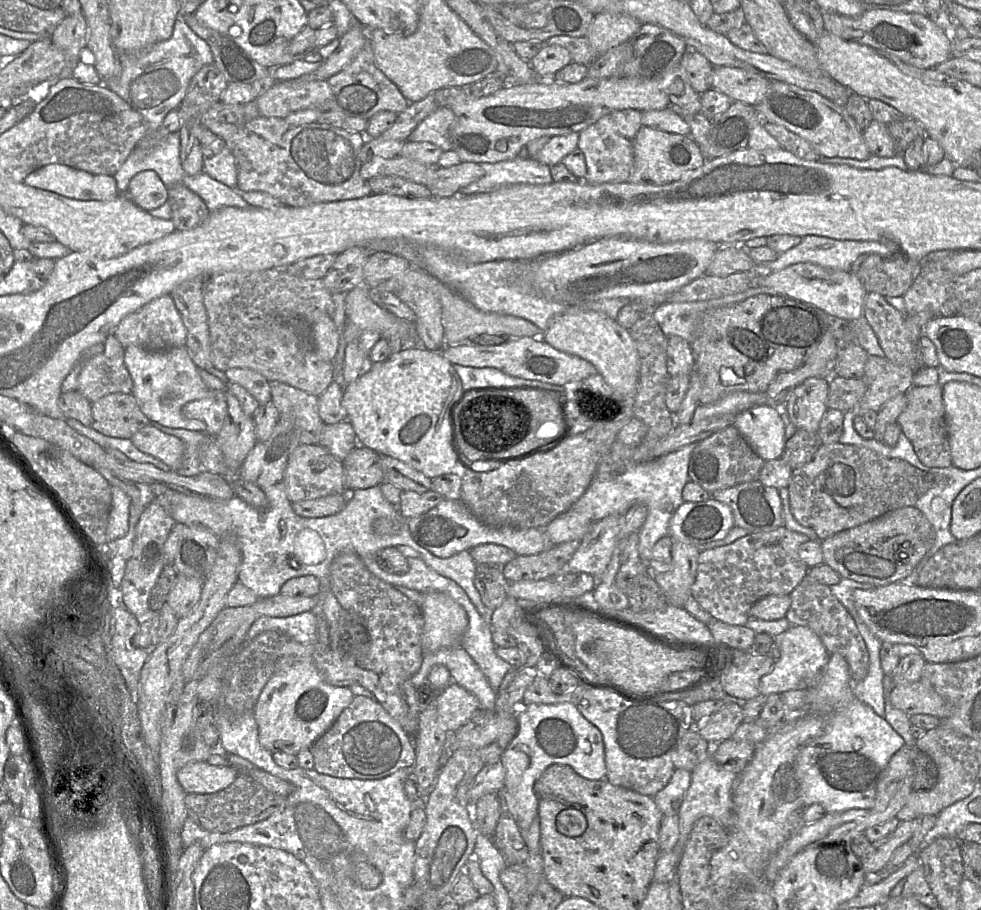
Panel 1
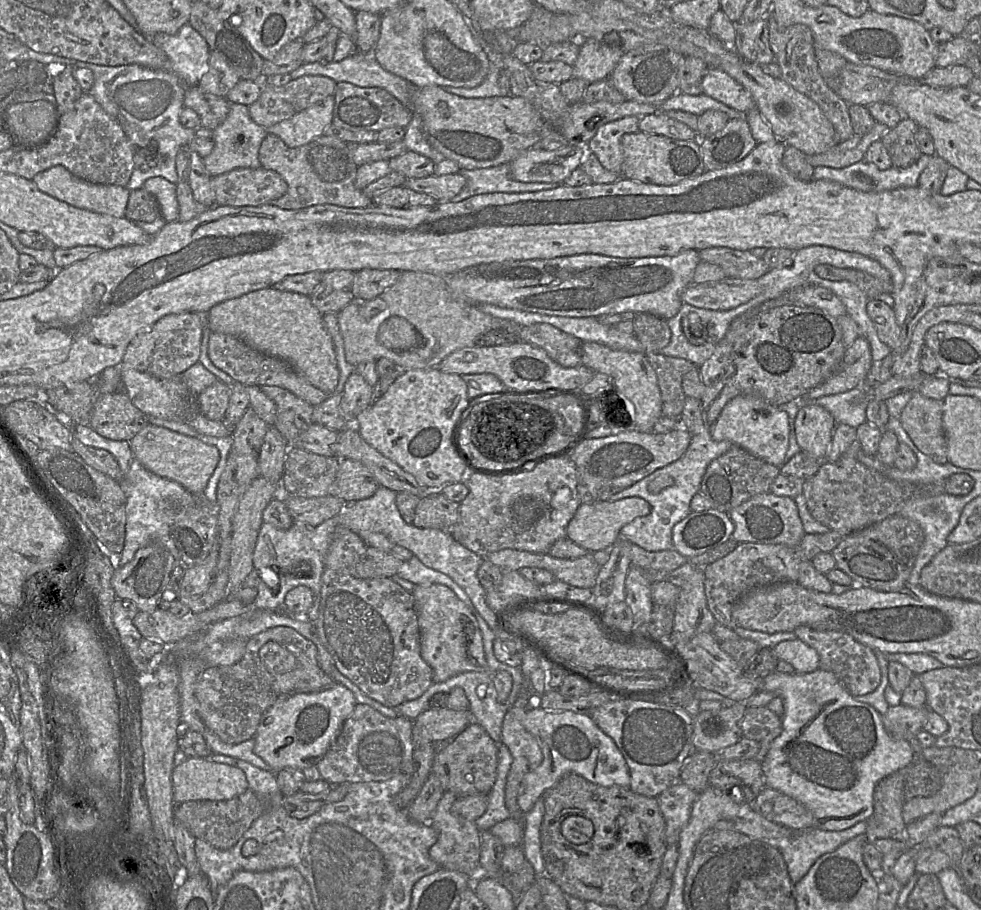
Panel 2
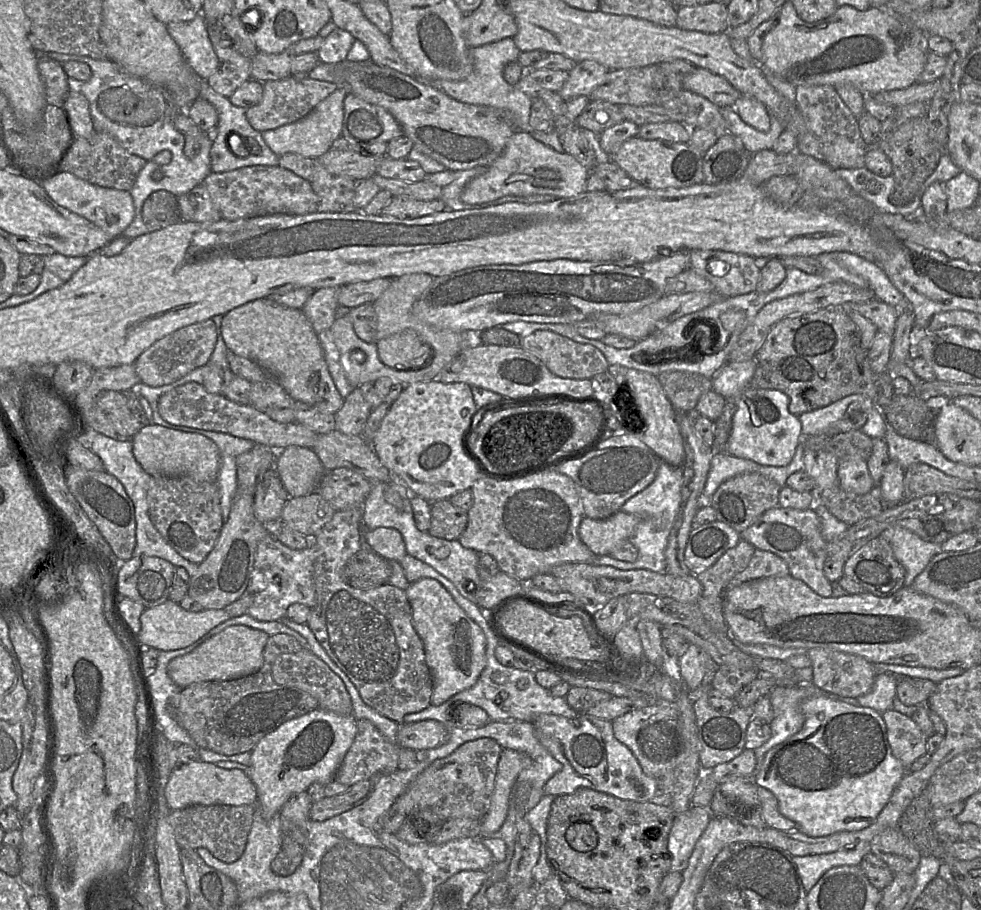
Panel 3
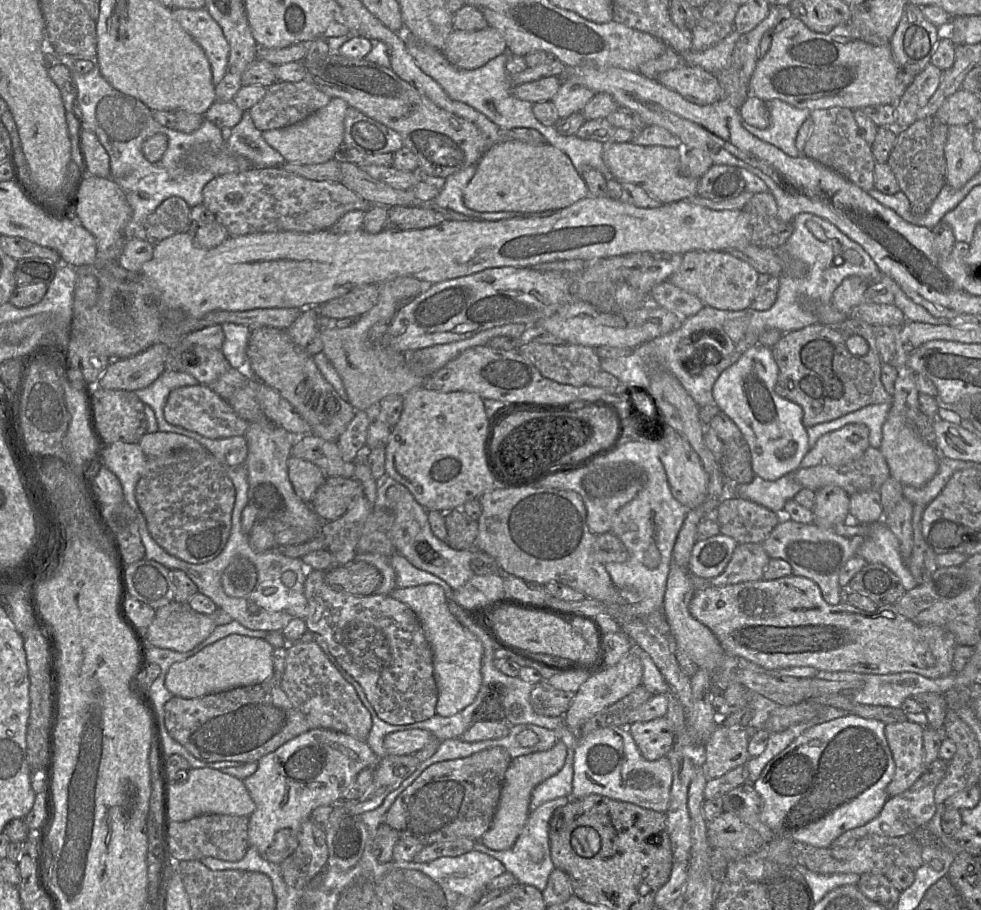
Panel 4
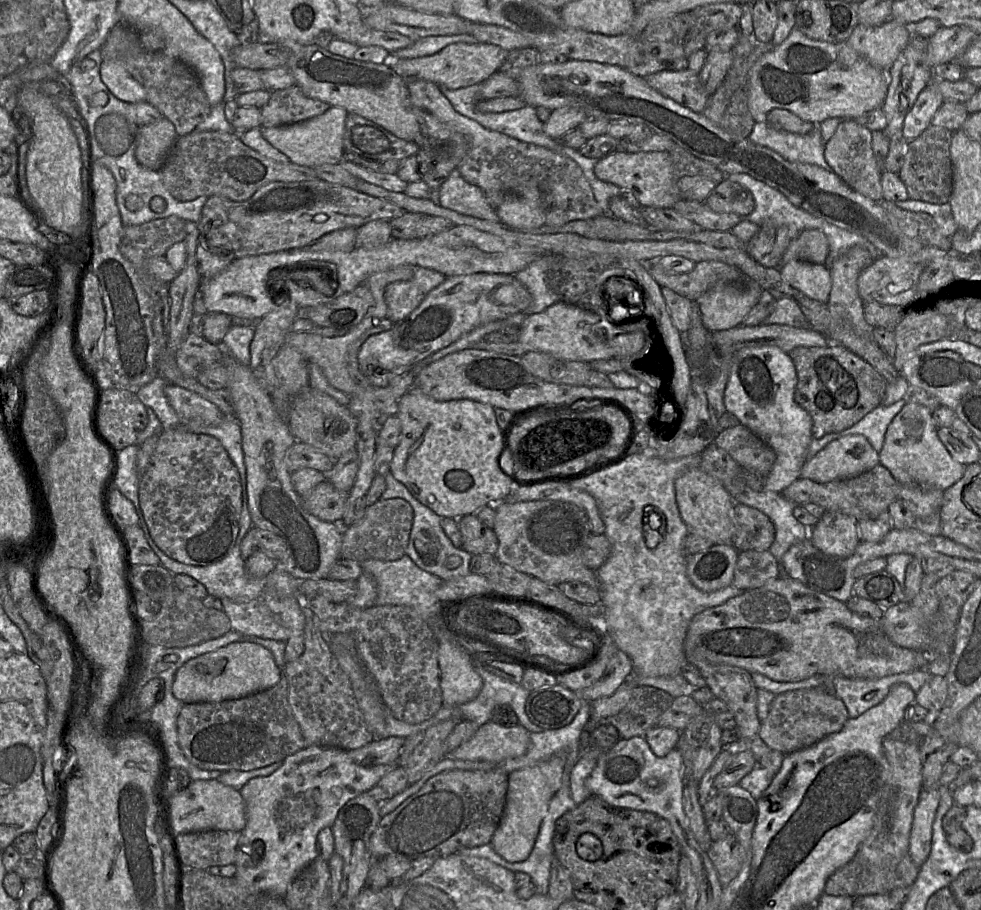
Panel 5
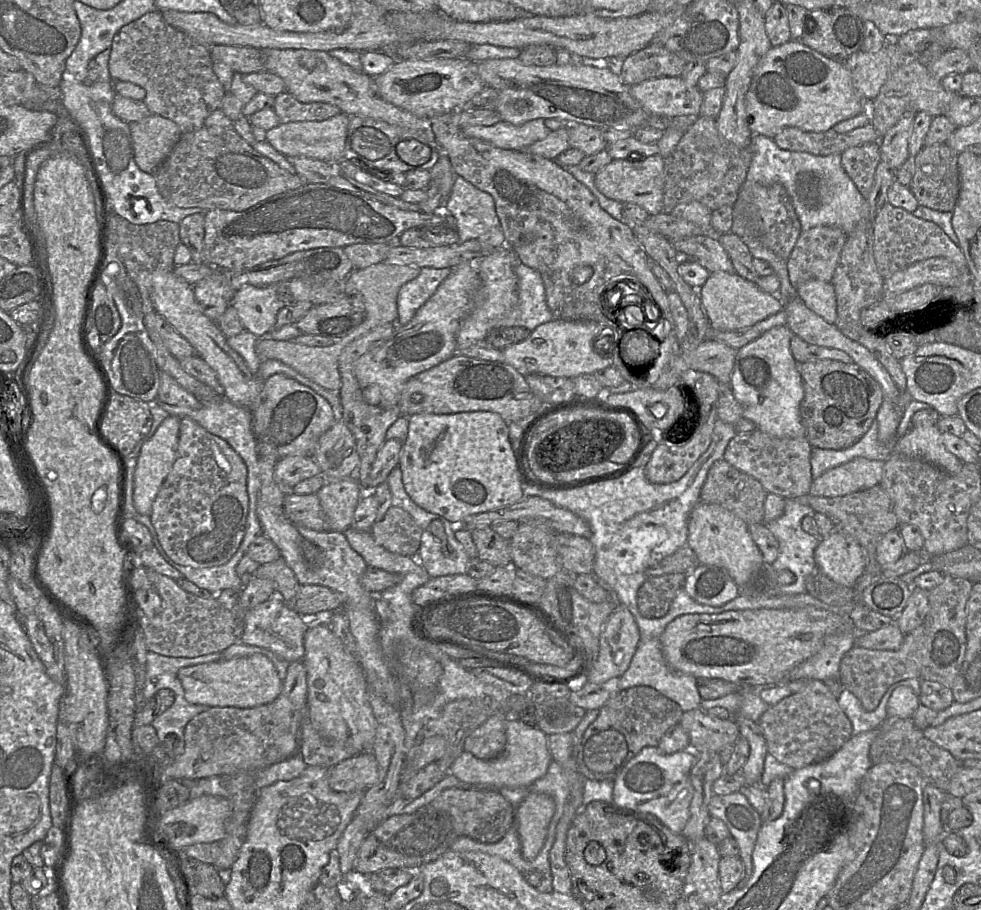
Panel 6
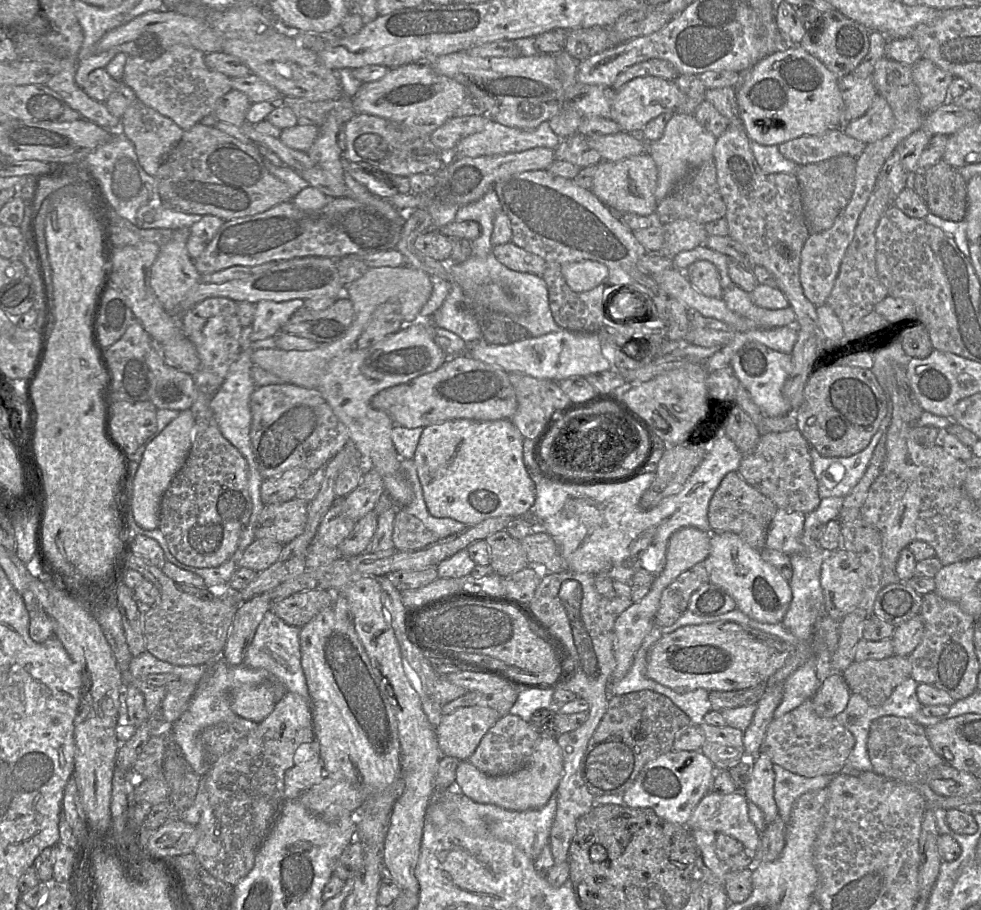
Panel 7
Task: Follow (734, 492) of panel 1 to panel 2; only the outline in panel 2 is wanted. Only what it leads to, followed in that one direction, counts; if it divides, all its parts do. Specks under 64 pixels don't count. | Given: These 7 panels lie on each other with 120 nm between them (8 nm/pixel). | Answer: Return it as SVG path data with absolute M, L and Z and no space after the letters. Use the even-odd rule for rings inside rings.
M772 492L757 494L733 508L730 518L735 529L732 537L738 543L782 544L797 547L805 531L795 501L786 496L776 496Z

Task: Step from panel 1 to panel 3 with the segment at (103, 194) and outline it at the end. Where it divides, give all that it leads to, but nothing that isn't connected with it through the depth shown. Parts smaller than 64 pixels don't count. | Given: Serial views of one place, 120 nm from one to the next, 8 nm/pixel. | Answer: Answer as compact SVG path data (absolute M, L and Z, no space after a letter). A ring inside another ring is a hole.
M58 171L40 185L58 205L101 228L110 241L123 235L135 217L134 202L129 191L101 187L65 171Z

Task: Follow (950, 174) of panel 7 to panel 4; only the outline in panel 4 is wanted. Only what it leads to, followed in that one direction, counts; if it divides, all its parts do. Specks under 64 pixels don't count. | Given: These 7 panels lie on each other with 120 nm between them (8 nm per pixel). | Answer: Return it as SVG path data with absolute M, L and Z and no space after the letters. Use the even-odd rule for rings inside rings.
M935 115L917 119L909 127L897 131L897 139L887 164L898 182L900 191L910 201L914 214L924 214L946 183L944 146L947 135L948 125Z

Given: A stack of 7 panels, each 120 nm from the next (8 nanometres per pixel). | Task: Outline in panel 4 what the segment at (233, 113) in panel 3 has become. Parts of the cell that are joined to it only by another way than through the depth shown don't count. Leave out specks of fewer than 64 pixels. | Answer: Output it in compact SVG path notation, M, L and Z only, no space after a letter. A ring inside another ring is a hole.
M244 111L241 121L231 128L226 147L231 153L248 159L253 168L281 167L286 162L279 152L266 143L248 111Z

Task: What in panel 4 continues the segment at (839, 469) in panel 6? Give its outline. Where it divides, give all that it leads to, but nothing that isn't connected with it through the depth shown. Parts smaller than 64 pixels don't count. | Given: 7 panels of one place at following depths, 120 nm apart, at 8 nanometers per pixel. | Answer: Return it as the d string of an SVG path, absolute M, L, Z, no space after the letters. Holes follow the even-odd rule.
M847 424L821 436L807 451L800 468L818 465L843 466L861 456L869 446L867 426Z

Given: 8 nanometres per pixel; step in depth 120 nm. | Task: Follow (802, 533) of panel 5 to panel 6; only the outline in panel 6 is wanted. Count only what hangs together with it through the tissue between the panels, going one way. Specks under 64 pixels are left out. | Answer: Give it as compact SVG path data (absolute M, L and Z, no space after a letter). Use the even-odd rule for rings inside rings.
M785 499L783 515L767 524L767 527L779 545L778 557L772 563L778 577L778 582L772 591L760 591L760 593L772 593L777 596L805 593L805 578L816 568L814 553L819 539L816 536L806 533L802 529L801 520L805 516L812 517L814 512L810 506L803 505L793 499Z

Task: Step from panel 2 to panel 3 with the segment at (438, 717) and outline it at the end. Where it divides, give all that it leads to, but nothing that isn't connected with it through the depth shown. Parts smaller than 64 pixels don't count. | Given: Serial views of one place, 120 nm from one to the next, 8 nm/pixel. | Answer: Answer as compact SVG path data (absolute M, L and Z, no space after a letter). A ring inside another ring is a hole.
M423 720L403 725L396 734L396 743L413 751L436 748L448 739L450 729L436 720Z

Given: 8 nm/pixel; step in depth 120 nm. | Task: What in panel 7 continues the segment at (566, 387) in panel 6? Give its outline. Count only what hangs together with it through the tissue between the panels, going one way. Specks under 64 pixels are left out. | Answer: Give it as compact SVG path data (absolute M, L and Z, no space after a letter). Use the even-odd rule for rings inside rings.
M509 373L509 380L515 390L518 404L517 411L510 420L523 437L533 439L533 443L539 439L546 427L568 411L570 399L556 381L536 379L522 373Z

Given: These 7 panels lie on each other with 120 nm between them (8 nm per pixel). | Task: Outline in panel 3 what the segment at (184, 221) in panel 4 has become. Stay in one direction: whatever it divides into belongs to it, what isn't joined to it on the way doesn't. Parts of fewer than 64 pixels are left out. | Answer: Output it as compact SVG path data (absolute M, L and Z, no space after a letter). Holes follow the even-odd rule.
M164 190L148 196L142 206L142 217L148 233L183 222L177 197Z

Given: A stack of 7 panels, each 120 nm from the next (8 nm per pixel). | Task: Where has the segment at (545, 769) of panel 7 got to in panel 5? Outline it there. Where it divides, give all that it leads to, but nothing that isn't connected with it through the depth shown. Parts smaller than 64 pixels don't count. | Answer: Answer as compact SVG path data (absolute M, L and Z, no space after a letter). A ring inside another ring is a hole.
M486 722L479 726L475 734L451 753L455 759L465 761L500 762L526 753L530 745L530 731L523 726L505 727L494 722Z

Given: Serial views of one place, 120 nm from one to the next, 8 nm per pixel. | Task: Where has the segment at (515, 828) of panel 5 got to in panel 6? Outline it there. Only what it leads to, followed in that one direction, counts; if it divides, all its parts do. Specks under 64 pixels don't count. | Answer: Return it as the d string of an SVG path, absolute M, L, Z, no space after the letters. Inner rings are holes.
M529 792L514 808L514 824L521 843L521 855L532 860L542 848L555 811L554 799L544 793Z

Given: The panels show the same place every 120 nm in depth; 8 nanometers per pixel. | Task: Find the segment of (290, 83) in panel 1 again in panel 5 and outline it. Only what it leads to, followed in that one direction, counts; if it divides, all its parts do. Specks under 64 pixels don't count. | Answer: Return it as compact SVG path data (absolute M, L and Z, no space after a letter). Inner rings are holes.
M299 86L272 91L269 101L260 108L261 127L291 125L325 113L331 106L306 96Z

